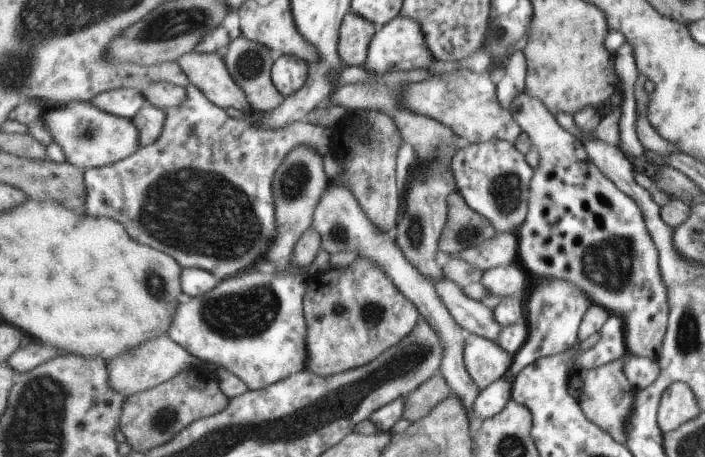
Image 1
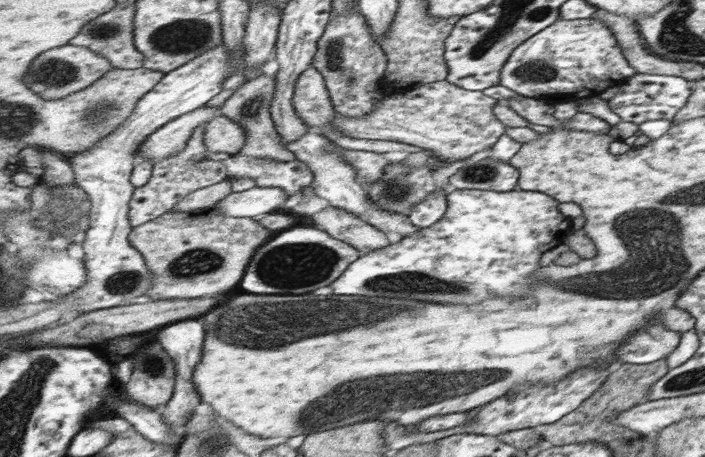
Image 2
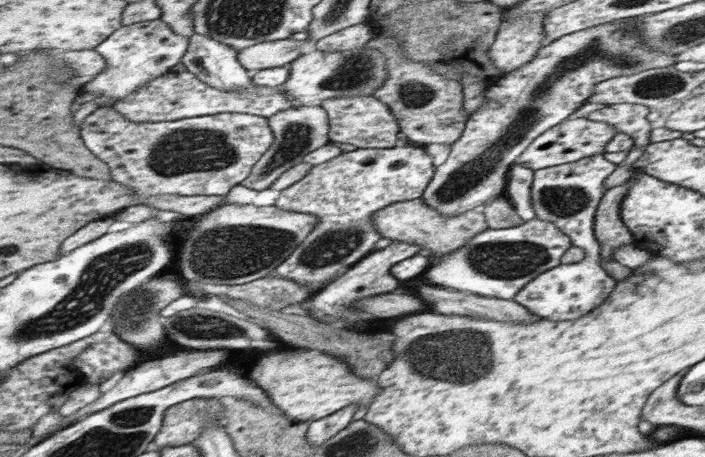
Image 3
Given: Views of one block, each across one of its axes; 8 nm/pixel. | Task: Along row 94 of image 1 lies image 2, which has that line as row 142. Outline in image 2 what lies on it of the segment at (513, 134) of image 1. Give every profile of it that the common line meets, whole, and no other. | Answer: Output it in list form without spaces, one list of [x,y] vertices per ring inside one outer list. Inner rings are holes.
[[[444,79],[386,96],[372,112],[358,118],[338,114],[334,124],[352,138],[404,142],[430,150],[444,162],[456,162],[492,148],[504,134],[506,126],[492,111],[497,102],[482,91],[466,90]]]

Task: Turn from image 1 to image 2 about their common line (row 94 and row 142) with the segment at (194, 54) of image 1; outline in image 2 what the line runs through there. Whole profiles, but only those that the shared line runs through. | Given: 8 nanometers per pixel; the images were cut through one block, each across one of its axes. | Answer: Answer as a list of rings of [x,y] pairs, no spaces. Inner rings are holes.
[[[223,114],[212,118],[207,125],[206,144],[210,153],[227,152],[230,155],[237,155],[245,140],[244,127]]]

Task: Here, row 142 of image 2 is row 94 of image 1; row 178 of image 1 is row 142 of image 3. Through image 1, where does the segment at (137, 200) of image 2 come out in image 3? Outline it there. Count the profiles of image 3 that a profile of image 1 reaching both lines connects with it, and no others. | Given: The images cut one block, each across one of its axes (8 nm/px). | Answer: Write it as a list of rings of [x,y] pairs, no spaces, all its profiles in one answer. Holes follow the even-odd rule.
[[[102,107],[87,116],[81,130],[87,147],[110,165],[114,180],[134,189],[139,199],[165,194],[226,196],[276,142],[269,120],[250,113],[139,123],[114,107]]]

